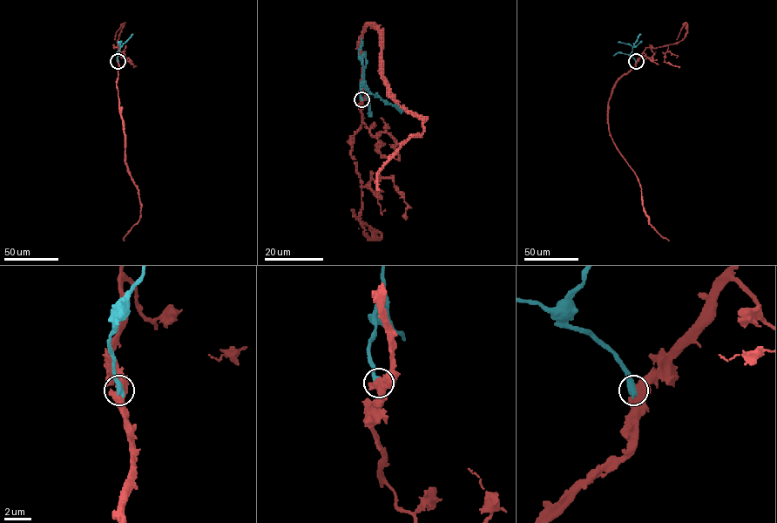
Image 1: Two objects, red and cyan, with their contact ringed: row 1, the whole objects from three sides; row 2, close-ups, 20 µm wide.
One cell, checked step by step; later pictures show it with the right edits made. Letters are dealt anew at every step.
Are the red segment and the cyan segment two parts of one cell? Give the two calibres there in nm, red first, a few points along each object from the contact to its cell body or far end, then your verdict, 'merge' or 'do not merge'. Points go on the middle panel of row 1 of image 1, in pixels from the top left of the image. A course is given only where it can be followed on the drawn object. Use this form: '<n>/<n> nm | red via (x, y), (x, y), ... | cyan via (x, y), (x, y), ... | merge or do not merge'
600/550 nm | red via (361, 99), (358, 44), (373, 23), (388, 91), (424, 118), (421, 133), (379, 170), (379, 190) | cyan via (361, 99), (361, 85), (402, 111) | do not merge

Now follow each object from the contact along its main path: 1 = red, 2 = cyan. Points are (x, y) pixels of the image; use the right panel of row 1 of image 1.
1: (636, 62), (612, 90), (608, 102), (609, 131), (638, 180), (649, 223), (669, 241)
2: (636, 62), (631, 54), (639, 34)

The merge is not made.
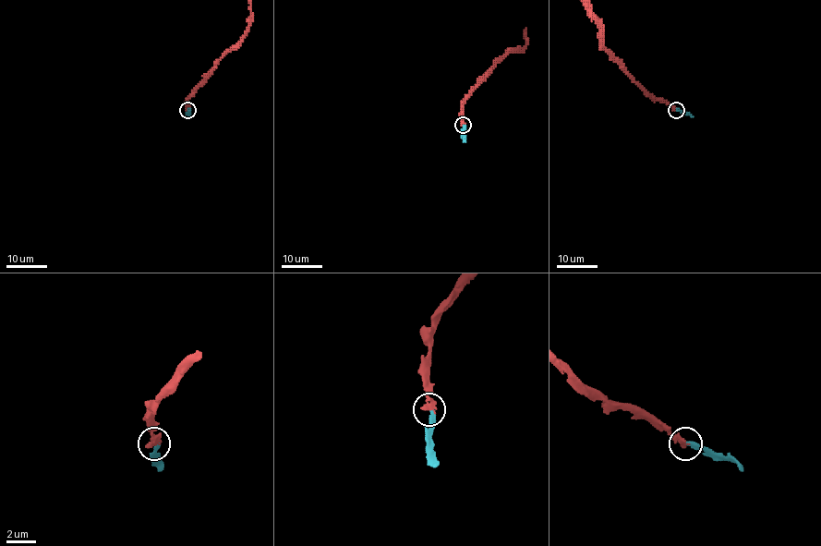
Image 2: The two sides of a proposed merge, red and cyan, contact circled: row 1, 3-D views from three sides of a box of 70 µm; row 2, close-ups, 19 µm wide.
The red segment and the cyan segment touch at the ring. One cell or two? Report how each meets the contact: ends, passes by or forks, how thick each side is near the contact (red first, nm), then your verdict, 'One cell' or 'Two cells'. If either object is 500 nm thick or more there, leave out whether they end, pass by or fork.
At the ring red ends. At the ring cyan ends. Thickness 420 nm (red) against 280 nm. One cell

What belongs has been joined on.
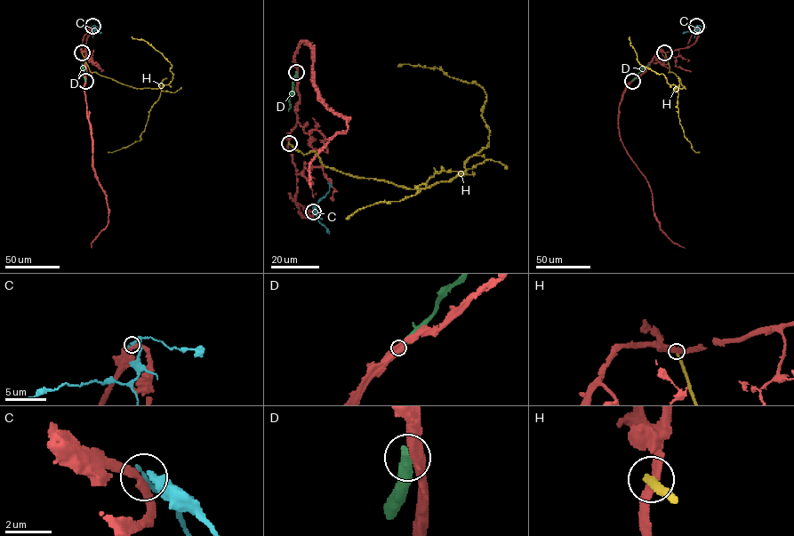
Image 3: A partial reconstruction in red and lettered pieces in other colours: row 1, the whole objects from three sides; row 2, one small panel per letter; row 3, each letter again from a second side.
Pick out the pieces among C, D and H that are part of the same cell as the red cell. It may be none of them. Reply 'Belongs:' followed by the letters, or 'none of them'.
Belongs: none of them

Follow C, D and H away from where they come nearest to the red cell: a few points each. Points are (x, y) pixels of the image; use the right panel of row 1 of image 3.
C: (696, 26), (695, 31), (682, 33)
D: (632, 80), (650, 64)
H: (664, 52), (669, 67), (668, 72), (673, 72), (685, 88), (669, 84), (662, 74), (641, 65), (629, 36)

